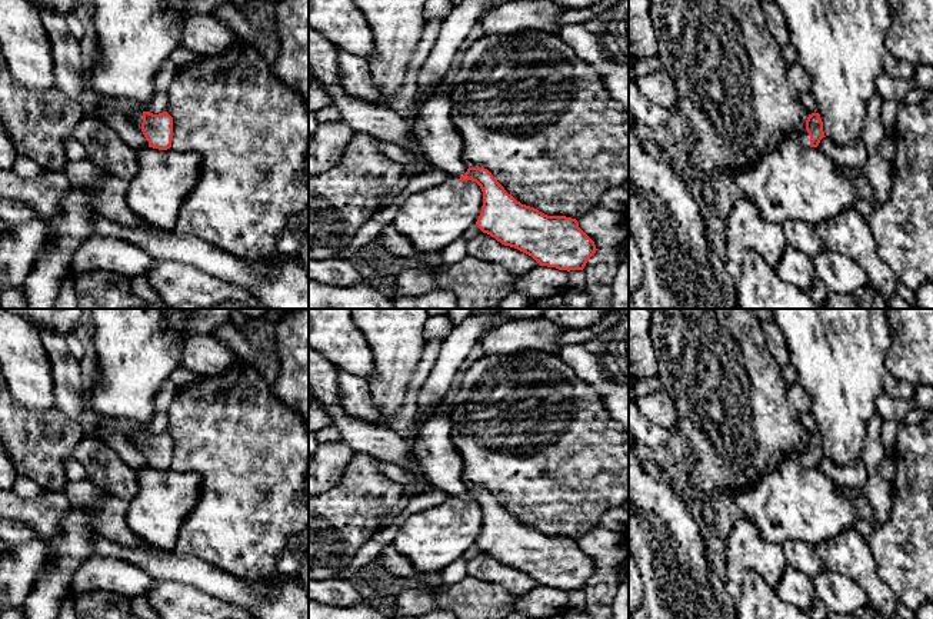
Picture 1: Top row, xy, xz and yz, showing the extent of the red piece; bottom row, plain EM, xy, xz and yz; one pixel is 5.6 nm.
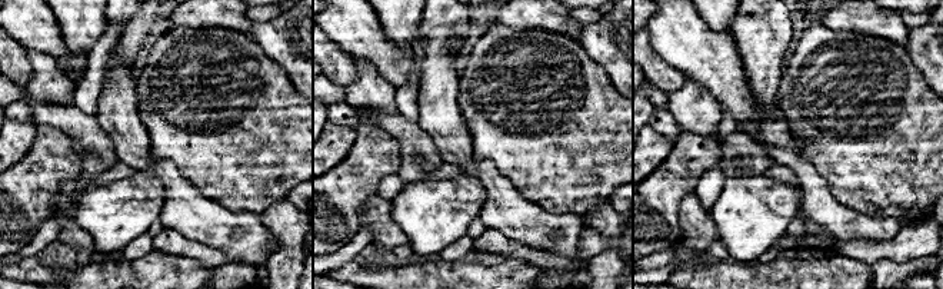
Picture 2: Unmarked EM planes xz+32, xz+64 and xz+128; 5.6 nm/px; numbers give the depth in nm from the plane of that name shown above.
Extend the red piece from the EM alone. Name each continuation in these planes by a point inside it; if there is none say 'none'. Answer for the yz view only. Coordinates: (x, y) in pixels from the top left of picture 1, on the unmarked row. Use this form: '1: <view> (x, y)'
1: yz (803, 459)

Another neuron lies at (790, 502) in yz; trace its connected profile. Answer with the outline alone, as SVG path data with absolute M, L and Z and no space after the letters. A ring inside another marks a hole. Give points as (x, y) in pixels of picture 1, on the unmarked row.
M786 457L754 485L729 490L727 496L764 540L782 546L787 540L802 540L817 546L859 520L842 489L817 467L803 467Z

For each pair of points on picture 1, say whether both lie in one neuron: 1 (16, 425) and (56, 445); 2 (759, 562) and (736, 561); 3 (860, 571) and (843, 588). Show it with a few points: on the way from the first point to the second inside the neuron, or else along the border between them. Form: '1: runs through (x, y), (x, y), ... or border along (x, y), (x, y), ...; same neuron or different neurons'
1: runs through (26, 433), (36, 442), (46, 442); same neuron
2: runs through (753, 561), (742, 561); same neuron
3: border along (823, 566), (849, 576), (863, 591), (866, 603); different neurons

